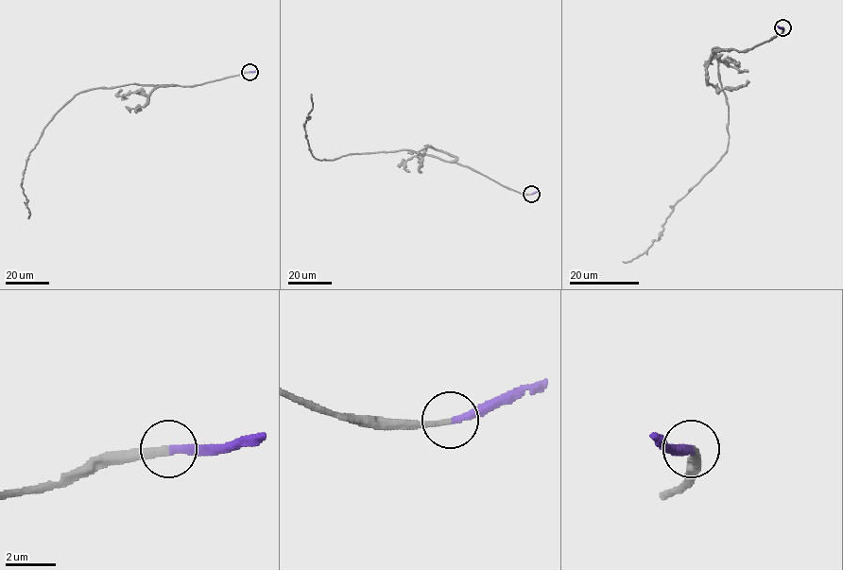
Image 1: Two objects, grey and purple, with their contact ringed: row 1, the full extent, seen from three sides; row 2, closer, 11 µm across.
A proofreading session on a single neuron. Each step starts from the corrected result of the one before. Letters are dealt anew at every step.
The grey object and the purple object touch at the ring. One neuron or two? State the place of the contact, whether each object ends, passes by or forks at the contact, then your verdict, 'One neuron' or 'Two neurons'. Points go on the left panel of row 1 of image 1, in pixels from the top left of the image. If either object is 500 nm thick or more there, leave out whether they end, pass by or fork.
Place: (249, 72). At the ring grey ends. At the ring purple ends. One neuron

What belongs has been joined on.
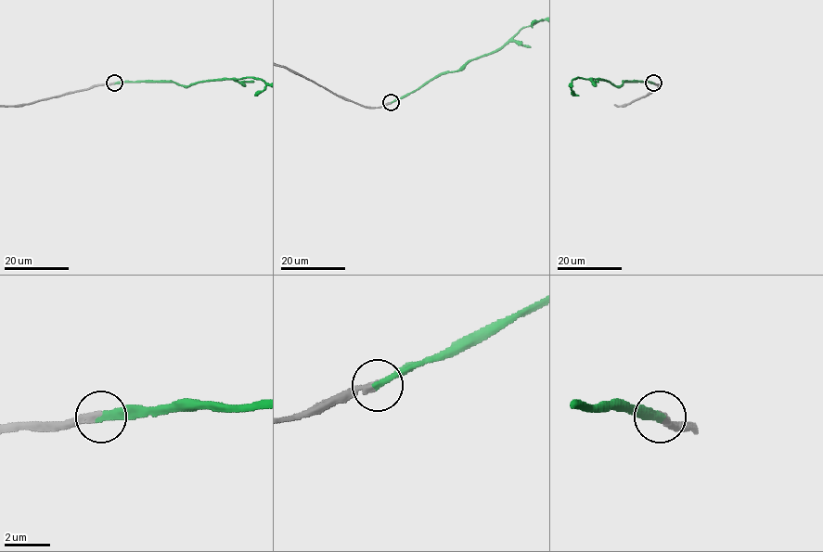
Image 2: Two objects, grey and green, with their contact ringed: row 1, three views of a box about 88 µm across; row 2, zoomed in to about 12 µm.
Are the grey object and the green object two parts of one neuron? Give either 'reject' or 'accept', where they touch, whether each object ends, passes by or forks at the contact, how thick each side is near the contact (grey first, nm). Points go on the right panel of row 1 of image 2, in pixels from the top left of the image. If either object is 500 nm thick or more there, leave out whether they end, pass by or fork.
accept | (653, 83) | grey ends | green ends | 340/320 nm

